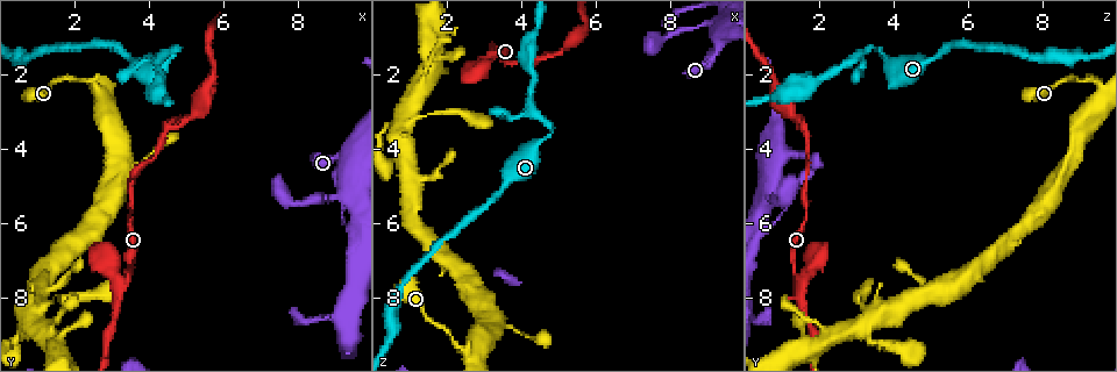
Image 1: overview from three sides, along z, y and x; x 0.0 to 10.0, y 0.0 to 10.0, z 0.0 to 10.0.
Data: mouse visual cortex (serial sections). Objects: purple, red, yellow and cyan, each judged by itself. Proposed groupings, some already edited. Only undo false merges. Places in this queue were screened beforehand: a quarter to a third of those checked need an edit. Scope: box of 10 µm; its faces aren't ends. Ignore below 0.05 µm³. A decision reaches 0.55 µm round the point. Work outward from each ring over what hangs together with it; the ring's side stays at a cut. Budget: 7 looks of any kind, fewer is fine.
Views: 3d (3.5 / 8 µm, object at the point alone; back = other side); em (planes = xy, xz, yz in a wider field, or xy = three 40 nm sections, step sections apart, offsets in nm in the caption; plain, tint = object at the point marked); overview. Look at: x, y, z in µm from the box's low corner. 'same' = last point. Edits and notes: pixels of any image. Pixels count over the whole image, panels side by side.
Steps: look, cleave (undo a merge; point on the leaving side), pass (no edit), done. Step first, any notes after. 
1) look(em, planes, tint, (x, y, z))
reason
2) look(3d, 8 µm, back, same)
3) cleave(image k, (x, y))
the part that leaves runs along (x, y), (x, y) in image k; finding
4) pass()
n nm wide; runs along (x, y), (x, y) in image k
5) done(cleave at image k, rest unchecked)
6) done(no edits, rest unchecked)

look(3d, 3.5 µm, (9.20, 5.25, 0.65))
thin arm on a thick one

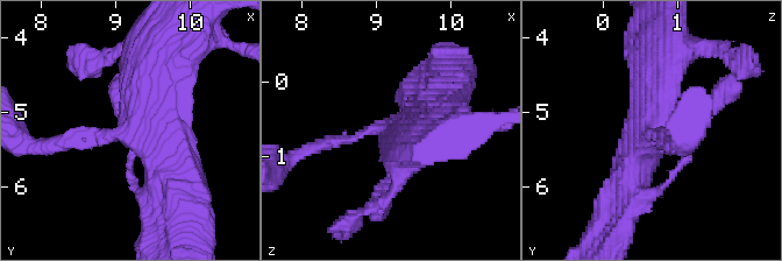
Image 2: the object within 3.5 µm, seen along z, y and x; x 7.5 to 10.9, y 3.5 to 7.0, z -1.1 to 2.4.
look(em, xy, step 5, tint, (9.25, 5.30, 0.70))
3 arms; arms of 150, 500, 500 nm

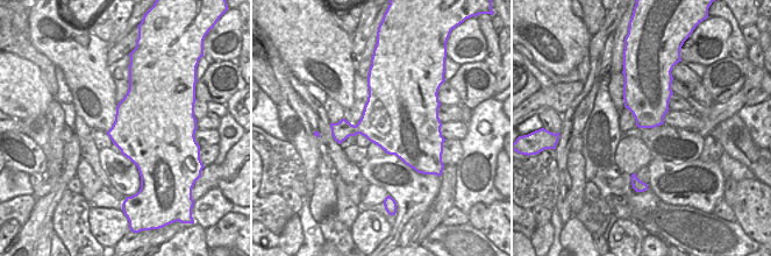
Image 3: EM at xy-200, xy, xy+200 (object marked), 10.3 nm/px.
look(em, planes, tint, same)

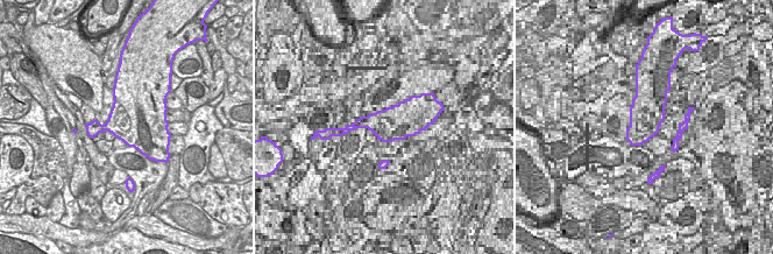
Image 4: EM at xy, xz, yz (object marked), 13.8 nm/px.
pass()
runs along (143, 58), (147, 117), (62, 141) in image 2; all the same cell

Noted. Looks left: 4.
look(3d, 3.5 µm, (3.25, 7.65, 1.50))
a fork

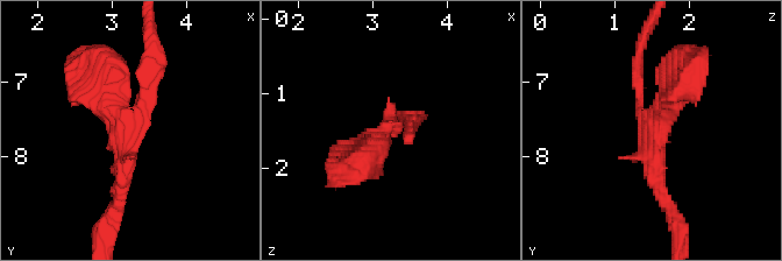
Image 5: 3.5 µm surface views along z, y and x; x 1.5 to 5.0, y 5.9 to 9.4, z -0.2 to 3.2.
look(em, xy, step 1, tint, (3.30, 7.65, 1.50))
3 arms; arms of 150, 200, 400 nm

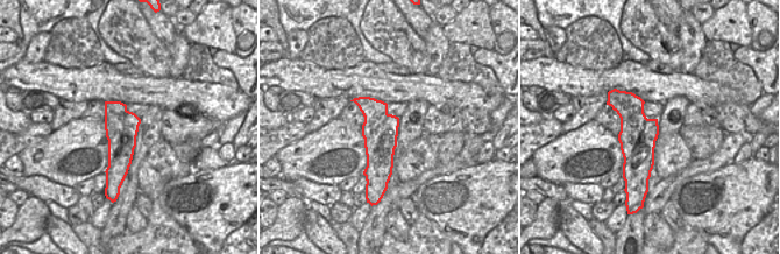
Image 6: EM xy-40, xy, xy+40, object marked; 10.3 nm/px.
pass()
runs along (411, 118), (364, 145), (354, 166) in image 5; continuous, no second cell

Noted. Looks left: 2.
look(3d, 8 µm, (0.70, 8.85, 3.30))
small branch off a trunk

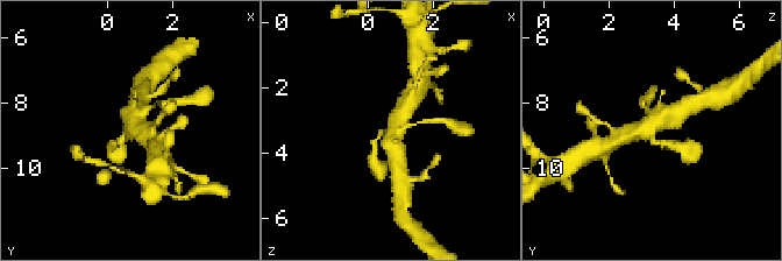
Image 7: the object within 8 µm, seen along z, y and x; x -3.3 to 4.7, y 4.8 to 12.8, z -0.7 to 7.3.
look(em, xy, step 1, tint, same)
now the EM

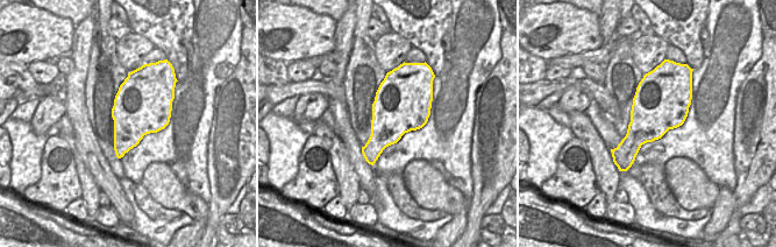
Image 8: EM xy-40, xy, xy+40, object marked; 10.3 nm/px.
pass()
runs along (679, 112), (666, 113), (624, 135) in image 7; one cell here

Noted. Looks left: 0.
done(no edits, rest unchecked)

